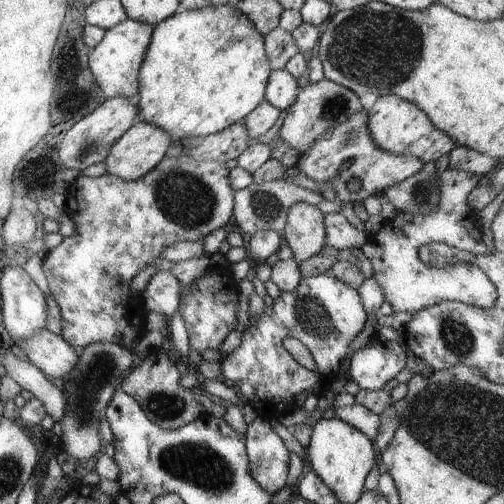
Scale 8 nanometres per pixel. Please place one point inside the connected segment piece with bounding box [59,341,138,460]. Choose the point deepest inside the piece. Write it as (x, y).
(102, 366)

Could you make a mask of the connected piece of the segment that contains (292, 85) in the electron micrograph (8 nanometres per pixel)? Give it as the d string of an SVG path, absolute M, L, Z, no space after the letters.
M285 68L271 70L264 98L272 106L280 110L288 110L294 104L299 93L297 79L295 79Z

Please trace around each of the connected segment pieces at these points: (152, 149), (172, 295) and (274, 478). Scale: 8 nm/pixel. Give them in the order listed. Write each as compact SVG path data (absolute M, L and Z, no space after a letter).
M141 120L138 124L126 130L122 138L119 138L116 144L110 148L110 154L106 156L106 160L103 160L106 164L107 174L118 176L118 178L128 180L128 182L138 180L142 176L146 176L150 170L156 168L156 165L167 156L166 152L174 141L166 130Z
M158 271L142 292L144 310L158 312L169 322L179 310L182 282L169 271Z
M258 414L247 424L246 452L252 478L270 494L276 494L288 479L289 451L272 430L268 417Z

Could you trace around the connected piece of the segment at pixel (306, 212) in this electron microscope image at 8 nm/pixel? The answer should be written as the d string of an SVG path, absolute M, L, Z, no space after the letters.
M304 201L289 208L281 236L283 244L290 246L292 259L297 263L316 256L326 245L324 216L316 205Z

